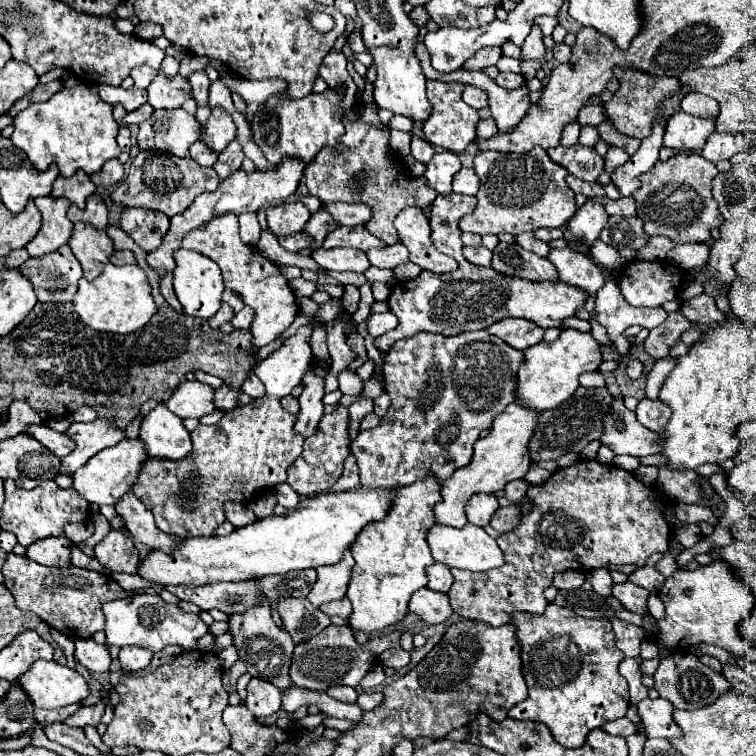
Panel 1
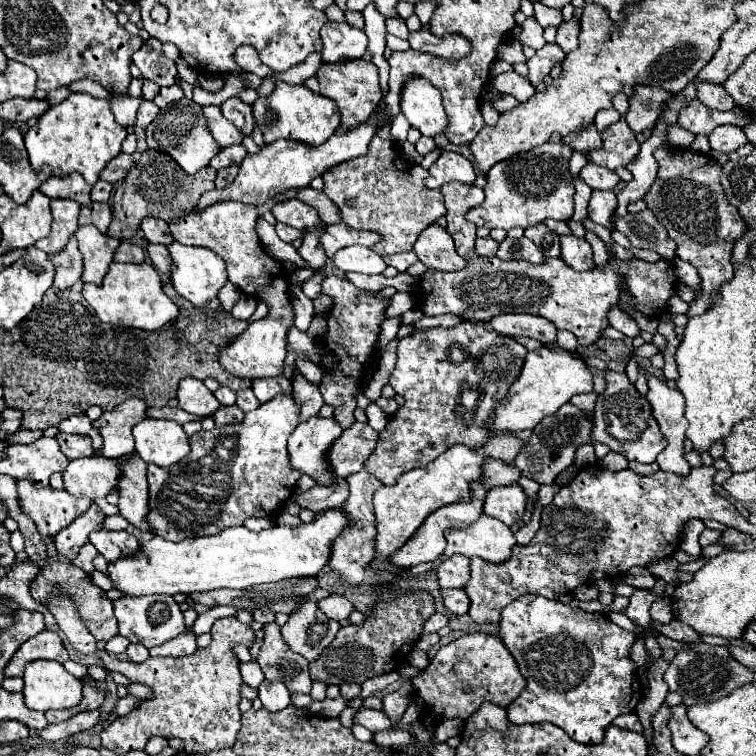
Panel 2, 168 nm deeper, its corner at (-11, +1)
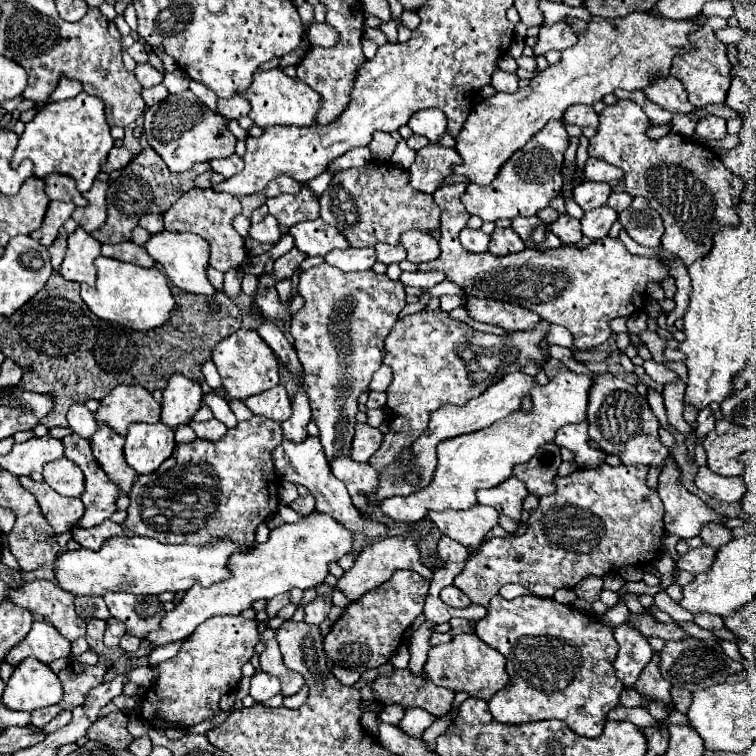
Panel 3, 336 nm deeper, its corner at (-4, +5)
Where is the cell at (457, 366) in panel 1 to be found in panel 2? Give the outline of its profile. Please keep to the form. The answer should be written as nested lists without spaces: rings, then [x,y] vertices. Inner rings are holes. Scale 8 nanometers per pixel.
[[[463,320],[453,328],[417,328],[413,334],[403,338],[397,348],[397,364],[389,378],[389,384],[405,402],[379,434],[377,448],[365,462],[365,470],[375,474],[383,484],[395,484],[403,472],[427,466],[453,444],[465,444],[471,448],[481,446],[489,434],[483,424],[491,416],[495,404],[517,380],[525,354],[525,346],[521,346],[513,338],[489,332],[469,320]]]

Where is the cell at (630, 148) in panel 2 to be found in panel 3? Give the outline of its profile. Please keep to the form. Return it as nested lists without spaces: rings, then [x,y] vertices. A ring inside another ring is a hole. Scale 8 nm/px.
[[[618,100],[600,112],[600,126],[590,138],[588,156],[624,170],[626,192],[646,198],[662,216],[666,228],[662,236],[664,250],[680,256],[690,266],[710,254],[714,236],[722,228],[734,228],[738,224],[736,208],[744,184],[736,176],[728,176],[728,170],[720,164],[720,156],[712,148],[674,132],[660,140],[650,140],[646,136],[648,126],[648,116],[638,104]]]

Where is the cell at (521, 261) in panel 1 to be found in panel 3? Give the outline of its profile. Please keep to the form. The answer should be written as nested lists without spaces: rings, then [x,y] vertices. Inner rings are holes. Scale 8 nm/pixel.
[[[496,228],[494,234],[490,236],[488,252],[496,254],[496,256],[506,256],[506,254],[512,254],[512,252],[520,252],[524,248],[526,246],[524,246],[522,238],[516,236],[516,232],[512,232],[512,228],[506,228],[506,230]]]

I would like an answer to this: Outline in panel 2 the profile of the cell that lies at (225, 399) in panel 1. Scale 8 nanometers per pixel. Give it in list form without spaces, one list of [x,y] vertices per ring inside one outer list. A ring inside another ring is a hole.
[[[221,406],[217,412],[215,412],[215,426],[225,426],[225,424],[237,424],[243,420],[243,412],[237,408],[237,406]]]

